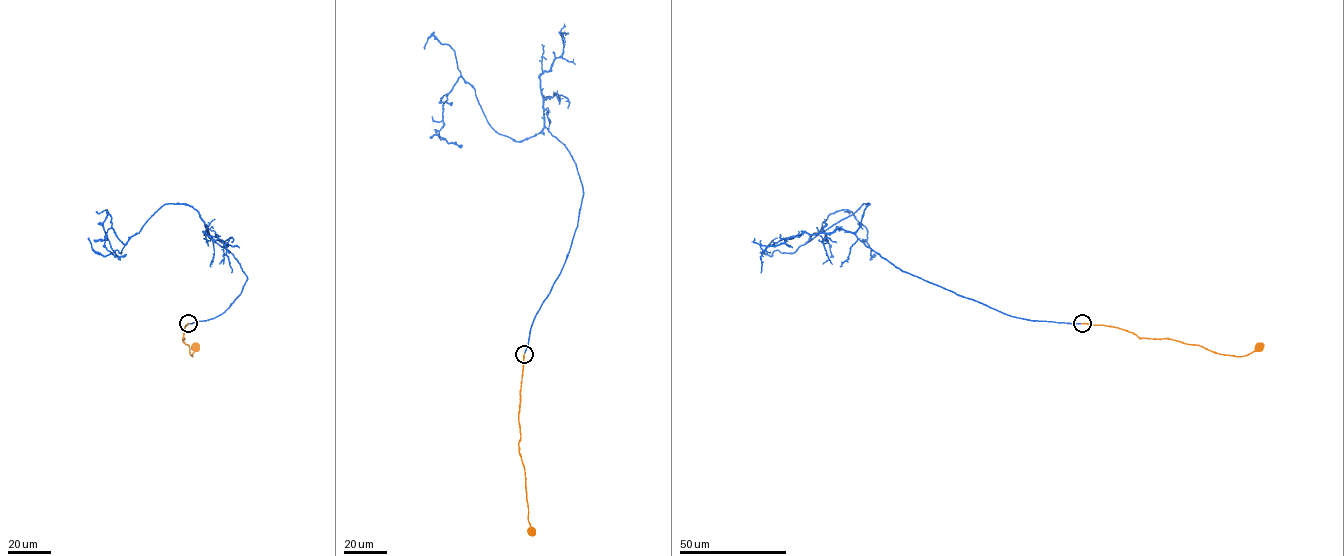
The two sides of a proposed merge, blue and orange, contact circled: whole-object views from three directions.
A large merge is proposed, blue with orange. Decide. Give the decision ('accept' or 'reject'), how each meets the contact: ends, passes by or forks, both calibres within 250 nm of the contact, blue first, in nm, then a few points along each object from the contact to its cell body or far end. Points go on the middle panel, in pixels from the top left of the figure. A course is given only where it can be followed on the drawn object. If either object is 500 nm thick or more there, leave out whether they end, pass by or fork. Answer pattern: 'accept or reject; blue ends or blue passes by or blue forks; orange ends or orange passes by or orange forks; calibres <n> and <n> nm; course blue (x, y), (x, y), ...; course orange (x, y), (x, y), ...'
accept; blue ends; orange ends; calibres 220 and 220 nm; course blue (524, 354), (578, 224), (576, 166), (546, 128), (523, 140), (498, 133), (460, 76), (439, 137), (462, 146); course orange (524, 354), (518, 446), (532, 530)

